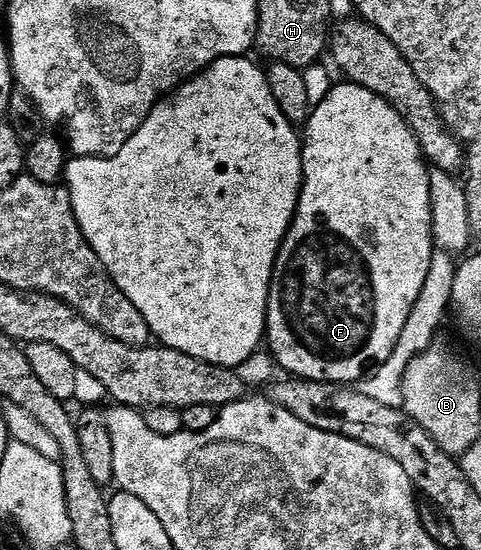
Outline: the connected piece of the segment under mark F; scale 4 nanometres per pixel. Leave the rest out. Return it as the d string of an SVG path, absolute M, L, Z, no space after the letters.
M335 84L330 94L321 103L313 106L310 119L304 126L302 195L298 201L298 213L290 225L282 250L278 253L274 282L270 285L270 303L266 321L268 349L274 354L280 367L291 378L303 381L325 381L331 387L350 387L356 383L353 381L361 382L371 370L381 366L382 362L394 354L414 304L420 299L420 291L424 291L424 283L428 279L430 264L436 252L429 183L431 170L422 155L422 148L418 146L416 135L410 130L406 120L380 95L359 85L341 84Z

